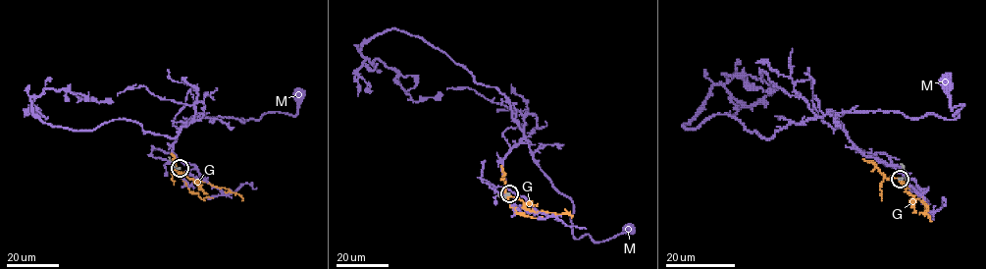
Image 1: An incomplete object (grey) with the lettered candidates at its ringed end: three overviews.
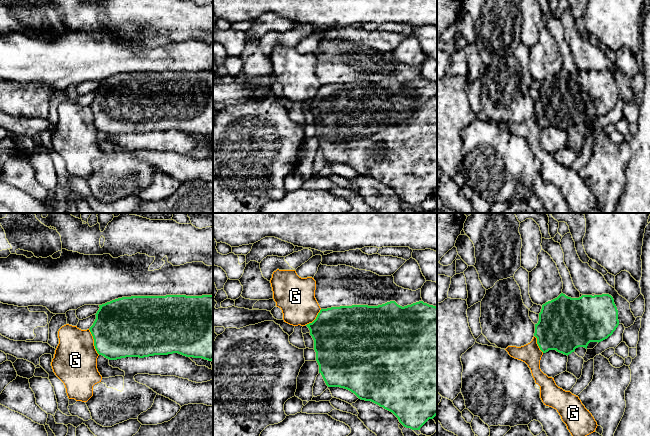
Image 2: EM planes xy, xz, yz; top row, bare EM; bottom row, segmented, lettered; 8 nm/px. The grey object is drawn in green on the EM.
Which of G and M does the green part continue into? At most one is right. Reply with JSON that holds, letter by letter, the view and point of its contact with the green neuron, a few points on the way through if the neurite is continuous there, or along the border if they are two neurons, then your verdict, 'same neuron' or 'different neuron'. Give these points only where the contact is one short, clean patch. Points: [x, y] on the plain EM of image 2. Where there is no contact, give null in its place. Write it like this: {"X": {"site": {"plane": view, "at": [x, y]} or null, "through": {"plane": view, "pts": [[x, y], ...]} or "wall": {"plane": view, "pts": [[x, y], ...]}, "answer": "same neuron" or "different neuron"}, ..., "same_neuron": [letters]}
{"G": {"site": {"plane": "xy", "at": [94, 118]}, "wall": {"plane": "xy", "pts": [[88, 105], [93, 115], [94, 124], [99, 130]]}, "answer": "different neuron"}, "M": {"site": null, "answer": "different neuron"}, "same_neuron": []}

